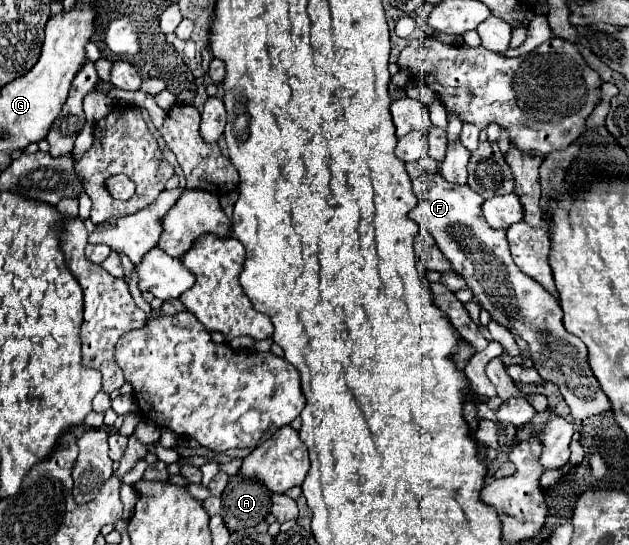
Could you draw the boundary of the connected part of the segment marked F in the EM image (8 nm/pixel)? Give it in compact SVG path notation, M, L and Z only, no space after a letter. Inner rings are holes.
M438 172L422 174L414 180L414 190L418 204L410 212L410 218L434 236L438 248L452 262L454 272L466 278L474 298L492 314L492 320L510 328L512 334L518 334L528 342L534 368L544 380L554 382L560 388L572 416L576 420L584 420L610 410L610 402L588 366L584 342L564 328L558 300L512 262L506 232L490 228L482 216L480 206L484 200L468 186L446 182ZM544 362L546 368L542 368Z

